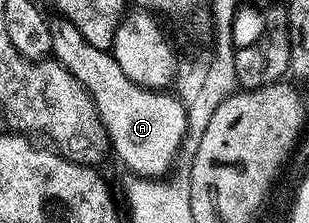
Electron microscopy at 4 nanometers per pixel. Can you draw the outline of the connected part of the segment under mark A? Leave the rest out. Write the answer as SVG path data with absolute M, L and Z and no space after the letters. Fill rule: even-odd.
M57 22L52 25L52 30L52 59L62 64L92 98L109 137L112 155L117 155L134 176L164 177L164 172L176 162L177 151L185 144L188 116L181 100L173 94L168 96L168 91L126 80L112 51L104 52L91 46L91 42L71 25ZM124 92L125 96L121 96Z

